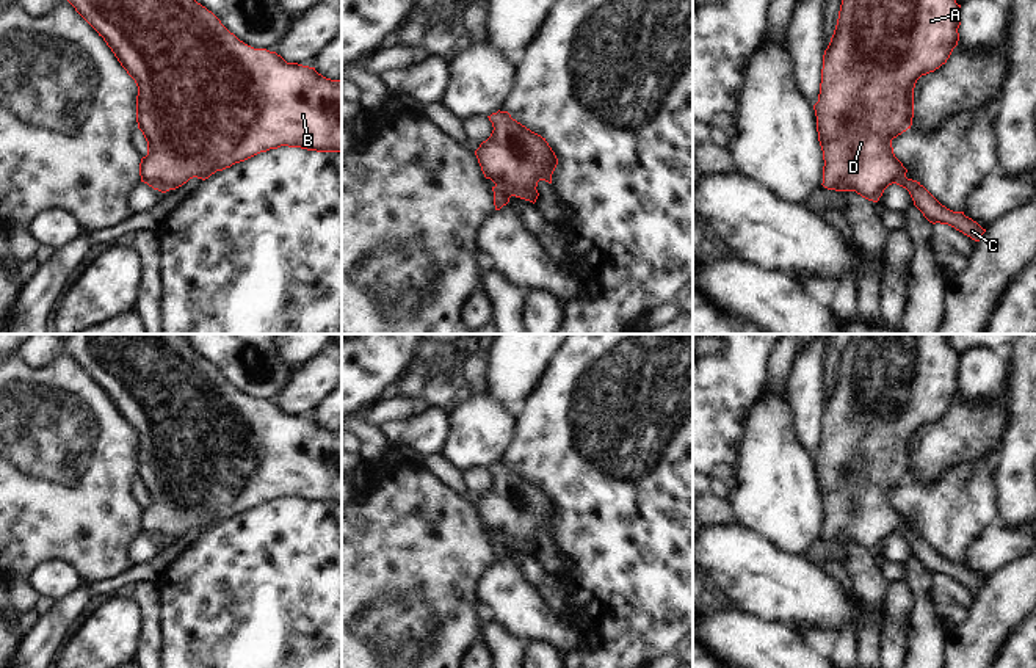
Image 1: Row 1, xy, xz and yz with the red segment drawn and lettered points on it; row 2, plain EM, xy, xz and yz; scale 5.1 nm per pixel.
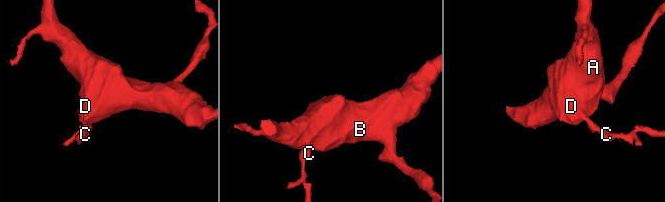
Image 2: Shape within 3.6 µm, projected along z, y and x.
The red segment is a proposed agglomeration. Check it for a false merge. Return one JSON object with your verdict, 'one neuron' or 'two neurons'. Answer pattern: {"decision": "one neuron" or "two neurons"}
{"decision": "one neuron"}

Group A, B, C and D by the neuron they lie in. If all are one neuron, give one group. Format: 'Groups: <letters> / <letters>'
Groups: A B C D

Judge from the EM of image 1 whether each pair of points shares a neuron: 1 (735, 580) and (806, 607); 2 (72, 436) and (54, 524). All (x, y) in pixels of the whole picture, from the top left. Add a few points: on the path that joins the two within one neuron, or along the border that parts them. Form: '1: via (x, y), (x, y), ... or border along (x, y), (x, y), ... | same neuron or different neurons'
1: via (753, 580), (767, 580), (789, 590) | same neuron
2: via (54, 458), (54, 502) | same neuron

